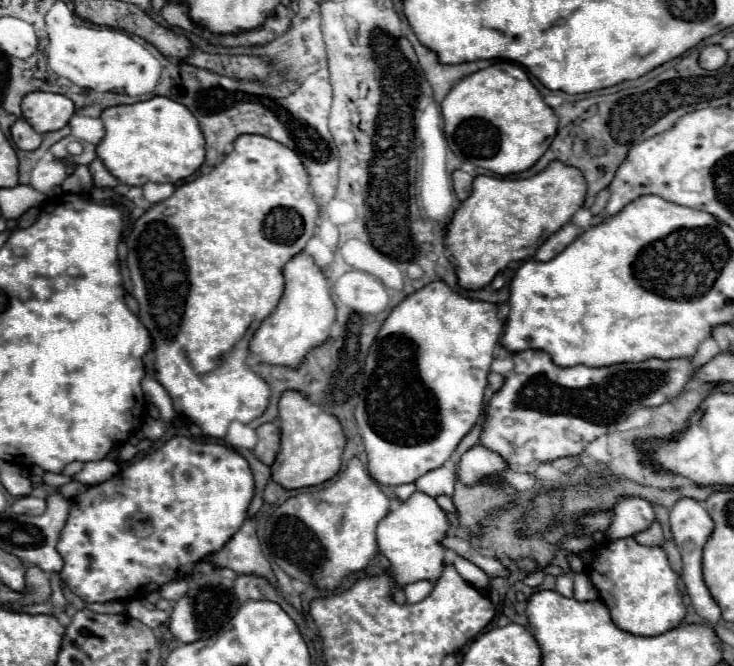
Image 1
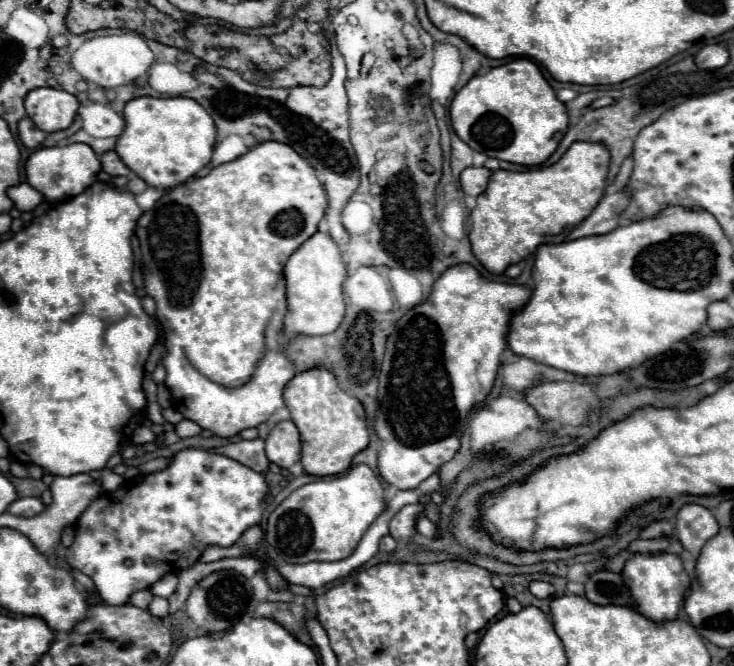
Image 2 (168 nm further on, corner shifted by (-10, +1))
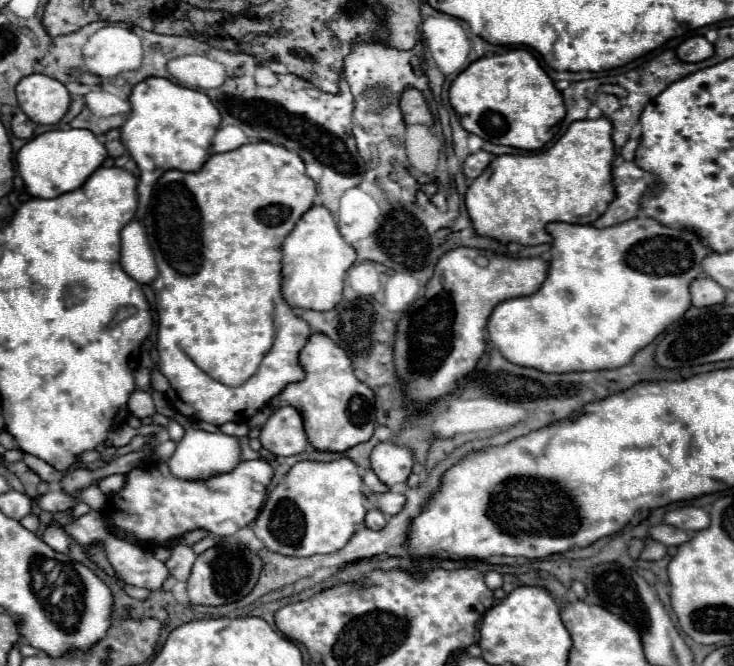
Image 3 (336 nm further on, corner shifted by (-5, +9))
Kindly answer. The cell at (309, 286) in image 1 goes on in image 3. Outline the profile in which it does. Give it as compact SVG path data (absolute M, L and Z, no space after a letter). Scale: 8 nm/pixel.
M311 206L283 242L283 296L289 306L307 310L331 310L341 300L345 272L357 260L357 252L343 240L331 212Z

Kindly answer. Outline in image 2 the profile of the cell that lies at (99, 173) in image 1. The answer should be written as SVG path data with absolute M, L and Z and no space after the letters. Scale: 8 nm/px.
M106 152L100 156L100 162L102 162L102 170L110 176L128 176L130 170L126 168L126 164L118 158L116 152Z

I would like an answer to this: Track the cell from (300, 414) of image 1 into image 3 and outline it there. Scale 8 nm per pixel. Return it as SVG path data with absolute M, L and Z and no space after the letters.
M311 334L309 342L299 354L299 362L307 376L301 382L287 384L279 400L285 400L299 410L305 422L309 442L317 450L345 452L361 442L367 442L375 426L375 394L373 390L357 380L349 354L327 334Z

